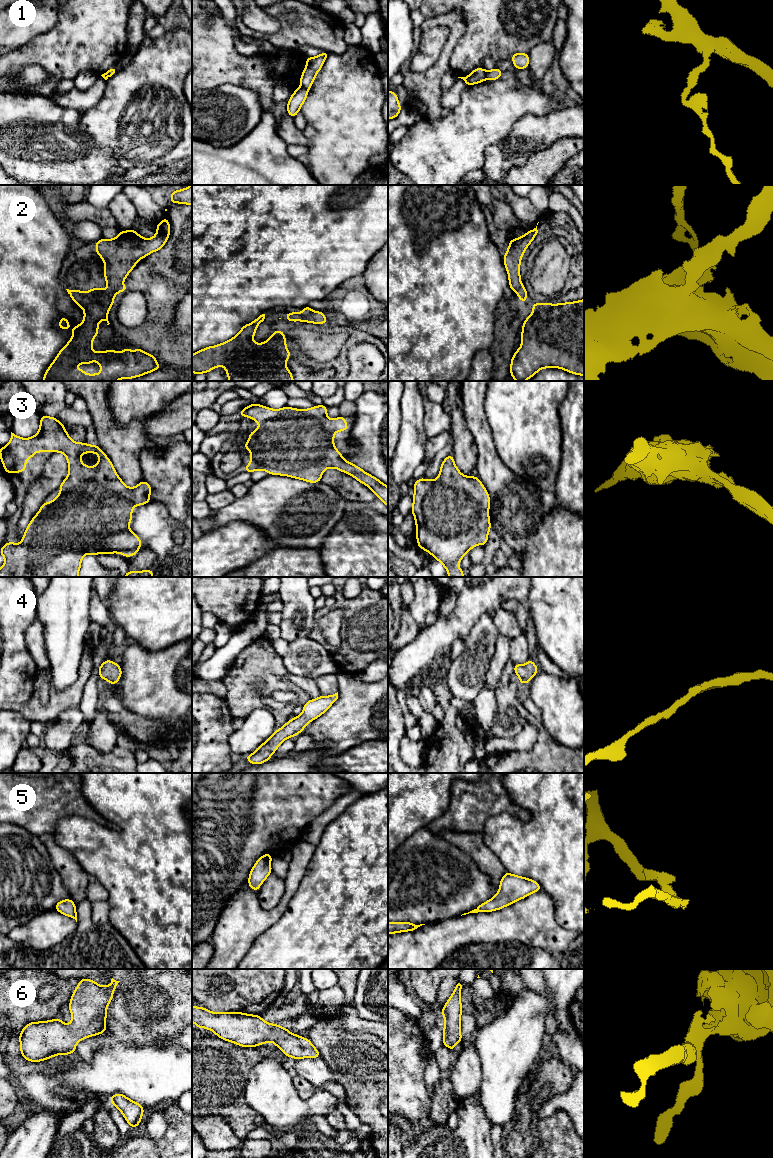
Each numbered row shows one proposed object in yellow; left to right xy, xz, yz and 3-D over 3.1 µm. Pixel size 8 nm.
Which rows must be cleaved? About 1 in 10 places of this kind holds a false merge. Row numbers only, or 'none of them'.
1

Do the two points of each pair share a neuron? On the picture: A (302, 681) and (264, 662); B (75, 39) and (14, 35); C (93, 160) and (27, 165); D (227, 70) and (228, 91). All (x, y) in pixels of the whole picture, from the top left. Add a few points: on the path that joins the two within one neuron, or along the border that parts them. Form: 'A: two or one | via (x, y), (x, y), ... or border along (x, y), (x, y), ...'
A: two | border along (287, 672), (285, 677), (303, 690)
B: two | border along (55, 23), (48, 30), (34, 36), (15, 49)
C: one | via (77, 164), (43, 165)
D: two | border along (205, 88), (234, 84), (251, 90)

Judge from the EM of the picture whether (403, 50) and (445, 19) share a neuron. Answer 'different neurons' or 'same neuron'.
different neurons

